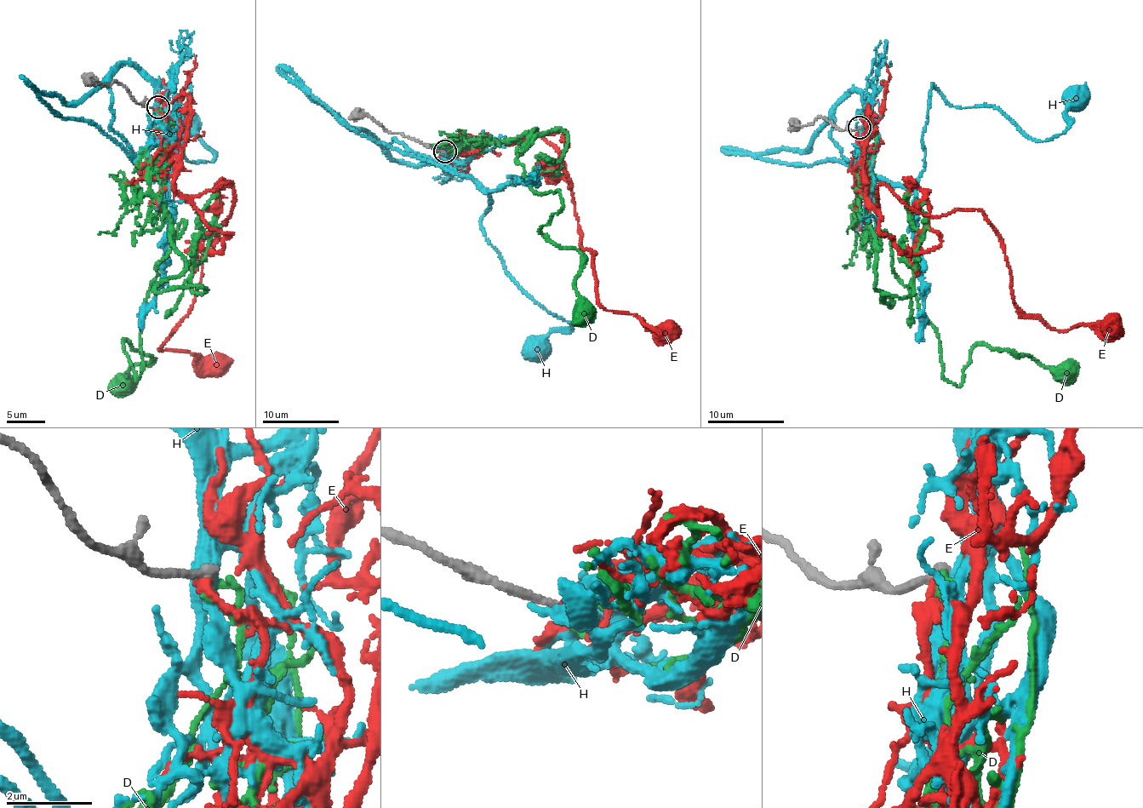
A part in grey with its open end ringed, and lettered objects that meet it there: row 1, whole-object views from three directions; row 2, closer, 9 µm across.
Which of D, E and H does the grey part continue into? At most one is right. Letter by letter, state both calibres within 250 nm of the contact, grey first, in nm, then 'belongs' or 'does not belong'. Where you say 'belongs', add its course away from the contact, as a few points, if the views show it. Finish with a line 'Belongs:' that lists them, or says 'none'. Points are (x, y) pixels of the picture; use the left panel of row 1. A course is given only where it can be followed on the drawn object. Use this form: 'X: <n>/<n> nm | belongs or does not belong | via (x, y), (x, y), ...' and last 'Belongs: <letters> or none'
D: 180/200 nm | does not belong
E: 200/200 nm | does not belong
H: 190/180 nm | does not belong
Belongs: none

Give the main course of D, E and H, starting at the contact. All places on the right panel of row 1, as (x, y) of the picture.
D: (860, 128), (859, 213), (879, 249), (890, 237), (942, 375), (957, 387), (976, 344), (1078, 370)
E: (860, 128), (871, 204), (883, 185), (922, 213), (979, 209), (1022, 312), (1060, 329), (1118, 324)
H: (860, 128), (850, 92), (831, 139), (843, 157), (913, 188), (933, 87), (1038, 141), (1077, 97)

